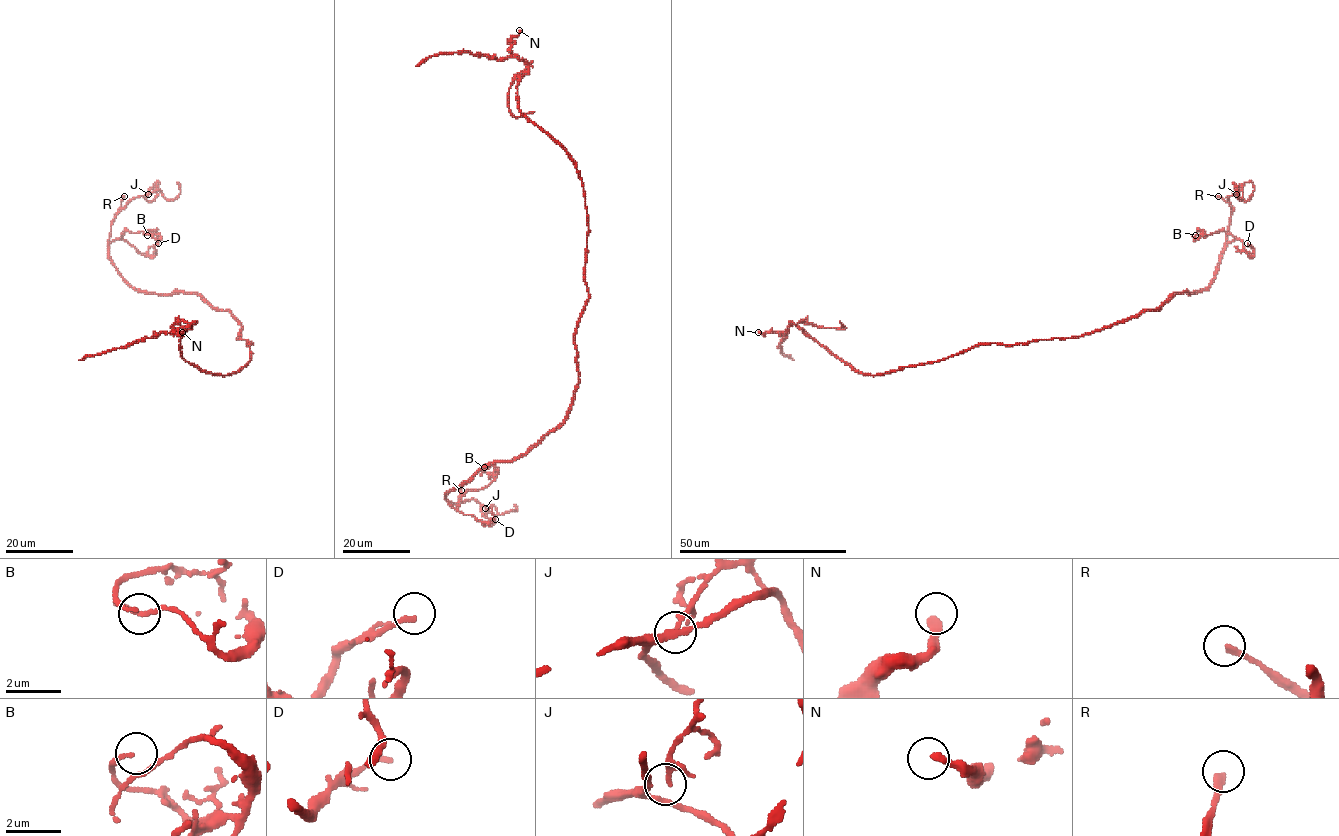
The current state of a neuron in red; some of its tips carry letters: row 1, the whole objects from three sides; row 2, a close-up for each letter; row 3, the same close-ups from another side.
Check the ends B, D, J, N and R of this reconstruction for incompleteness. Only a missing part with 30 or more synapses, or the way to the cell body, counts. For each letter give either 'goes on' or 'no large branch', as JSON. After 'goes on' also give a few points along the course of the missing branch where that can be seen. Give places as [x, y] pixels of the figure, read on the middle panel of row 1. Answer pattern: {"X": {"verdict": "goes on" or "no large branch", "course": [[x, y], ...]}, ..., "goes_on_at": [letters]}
{"B": {"verdict": "no large branch"}, "D": {"verdict": "no large branch"}, "J": {"verdict": "no large branch"}, "N": {"verdict": "no large branch"}, "R": {"verdict": "goes on", "course": [[461, 490], [462, 468], [450, 462], [446, 463], [465, 462], [476, 467], [483, 466], [485, 470]]}, "goes_on_at": ["R"]}

